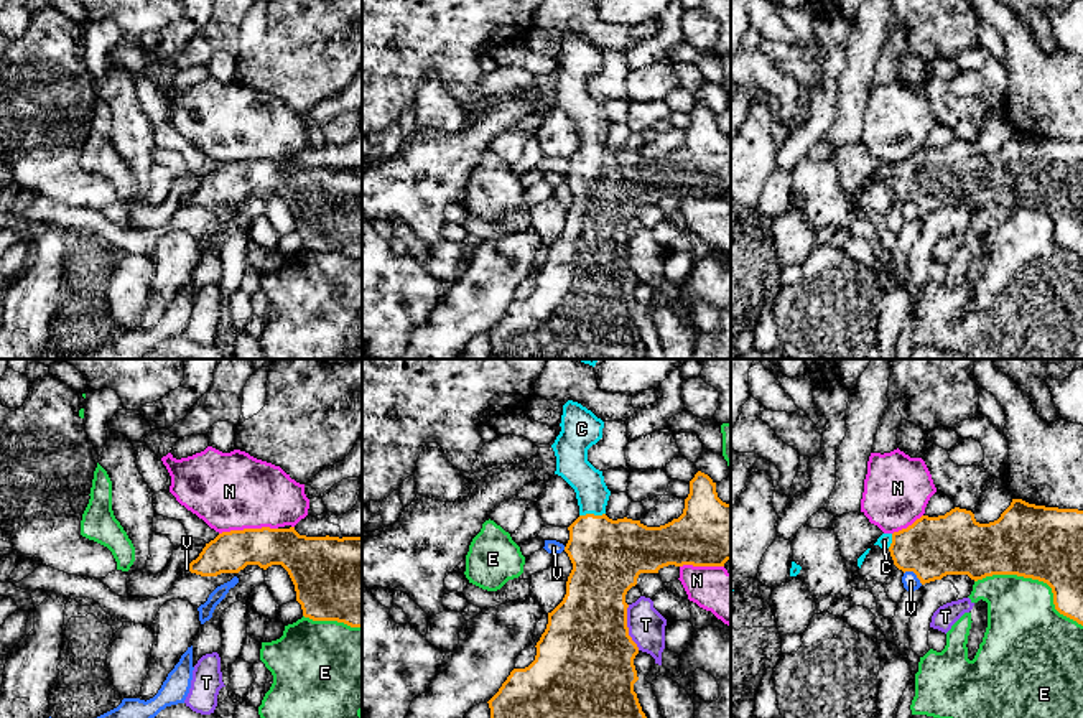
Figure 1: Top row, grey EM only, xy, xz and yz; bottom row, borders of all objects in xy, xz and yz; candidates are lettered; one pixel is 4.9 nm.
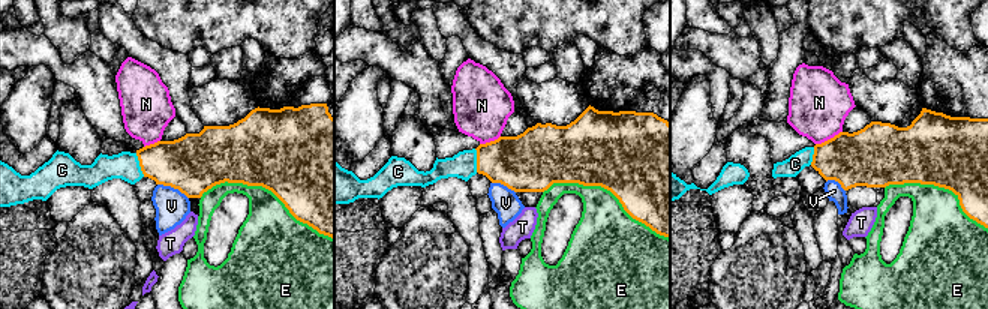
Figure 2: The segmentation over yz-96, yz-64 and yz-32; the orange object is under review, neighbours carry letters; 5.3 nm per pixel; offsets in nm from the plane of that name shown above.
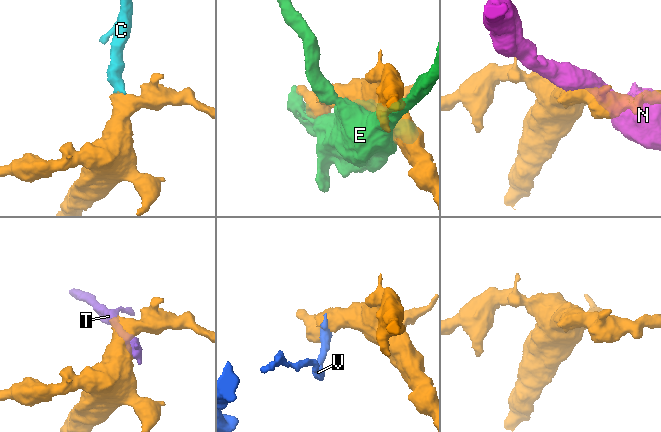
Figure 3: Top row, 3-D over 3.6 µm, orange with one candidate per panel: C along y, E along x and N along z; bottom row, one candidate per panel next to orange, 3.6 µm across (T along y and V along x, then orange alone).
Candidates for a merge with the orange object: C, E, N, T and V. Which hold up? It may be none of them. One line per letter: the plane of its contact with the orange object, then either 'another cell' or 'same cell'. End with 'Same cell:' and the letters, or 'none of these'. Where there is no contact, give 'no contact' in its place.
C: xz | same cell
E: yz | another cell
N: xy | another cell
T: xz | another cell
V: yz | another cell
Same cell: C

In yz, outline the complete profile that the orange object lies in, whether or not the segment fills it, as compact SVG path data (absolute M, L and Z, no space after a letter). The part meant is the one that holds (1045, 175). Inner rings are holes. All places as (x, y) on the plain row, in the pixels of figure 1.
M1012 130L997 152L979 155L971 142L955 138L945 147L922 147L907 160L882 165L874 176L887 180L894 196L904 204L913 203L922 216L946 206L968 206L974 212L992 206L1017 206L1043 212L1052 219L1055 240L1083 257L1083 142Z

